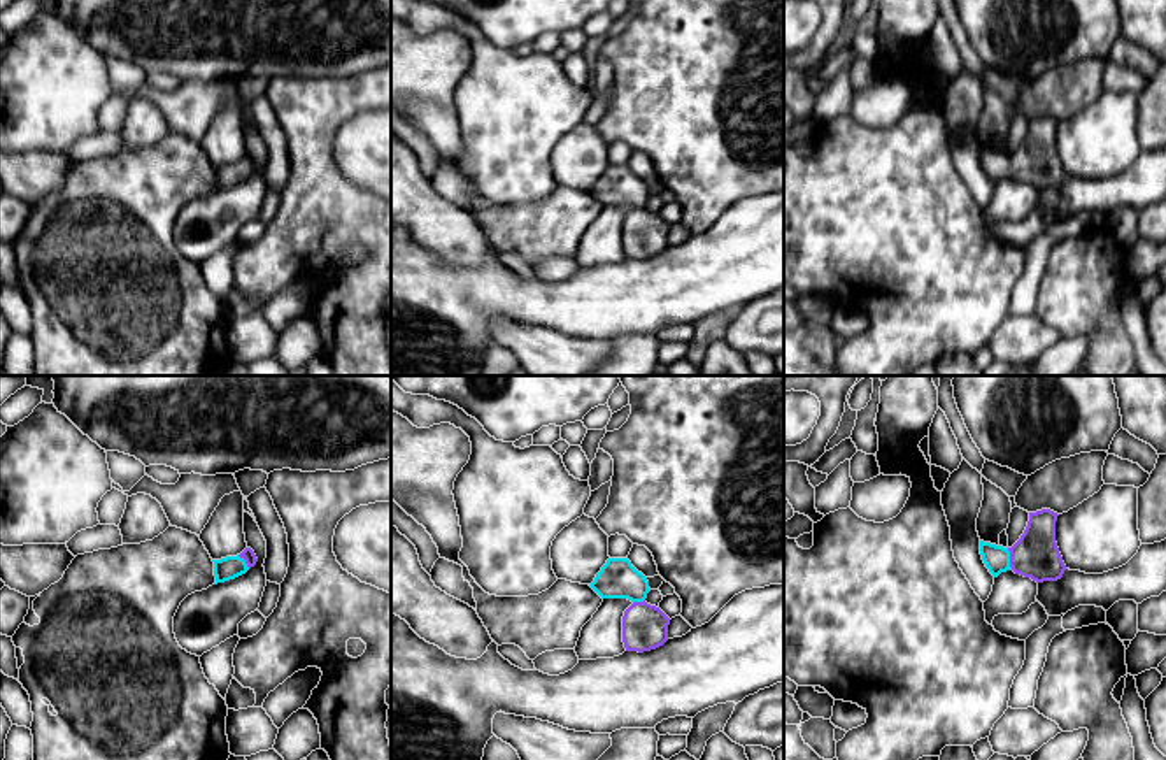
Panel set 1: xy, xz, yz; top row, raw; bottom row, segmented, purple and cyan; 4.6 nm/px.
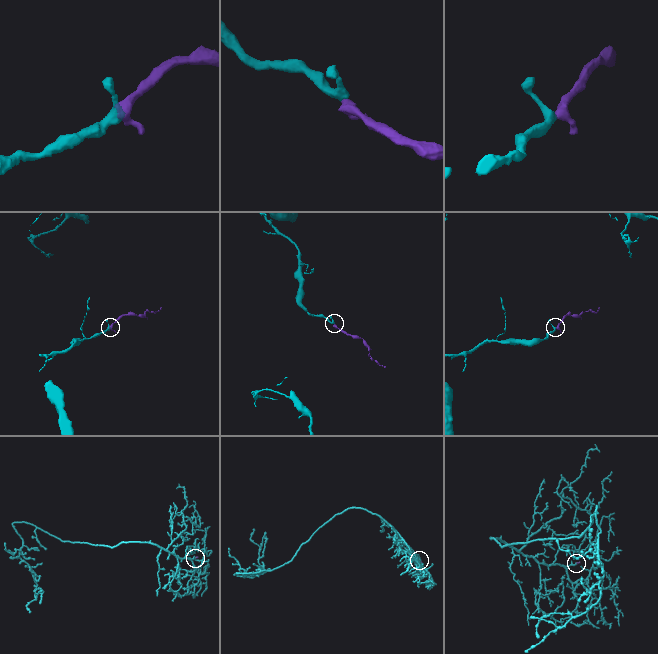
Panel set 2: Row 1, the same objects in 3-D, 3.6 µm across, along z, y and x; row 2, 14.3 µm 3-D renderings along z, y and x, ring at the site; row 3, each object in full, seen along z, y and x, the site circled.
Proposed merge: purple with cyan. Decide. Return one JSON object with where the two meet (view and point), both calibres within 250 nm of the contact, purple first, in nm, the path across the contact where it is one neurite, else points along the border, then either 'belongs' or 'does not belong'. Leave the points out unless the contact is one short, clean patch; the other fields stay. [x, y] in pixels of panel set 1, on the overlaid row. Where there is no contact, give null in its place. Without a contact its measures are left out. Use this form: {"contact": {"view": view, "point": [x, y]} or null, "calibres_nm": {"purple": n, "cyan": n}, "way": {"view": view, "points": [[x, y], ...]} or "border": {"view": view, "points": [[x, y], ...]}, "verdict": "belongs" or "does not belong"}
{"contact": {"view": "yz", "point": [1010, 559]}, "calibres_nm": {"purple": 220, "cyan": 120}, "way": {"view": "yz", "points": [[1035, 555], [1010, 559], [996, 559]]}, "verdict": "belongs"}

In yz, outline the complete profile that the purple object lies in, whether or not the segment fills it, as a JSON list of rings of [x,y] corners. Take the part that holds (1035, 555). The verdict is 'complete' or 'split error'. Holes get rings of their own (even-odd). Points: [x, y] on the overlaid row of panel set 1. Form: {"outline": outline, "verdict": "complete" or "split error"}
{"outline": [[[1050,509],[1029,513],[1027,527],[1012,548],[980,541],[980,555],[989,572],[998,577],[1013,570],[1036,583],[1061,579],[1066,565],[1056,542],[1057,516]]], "verdict": "split error"}

